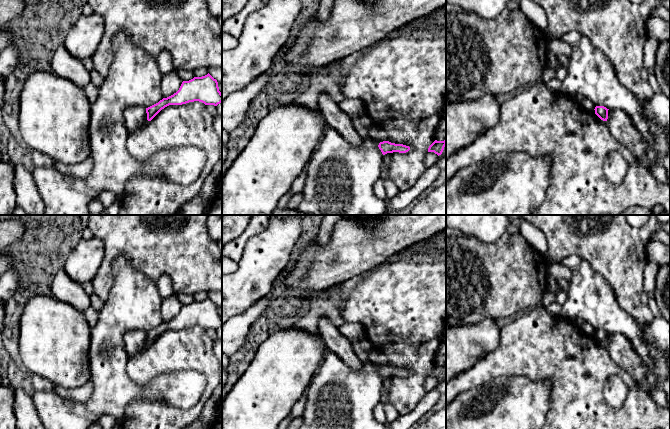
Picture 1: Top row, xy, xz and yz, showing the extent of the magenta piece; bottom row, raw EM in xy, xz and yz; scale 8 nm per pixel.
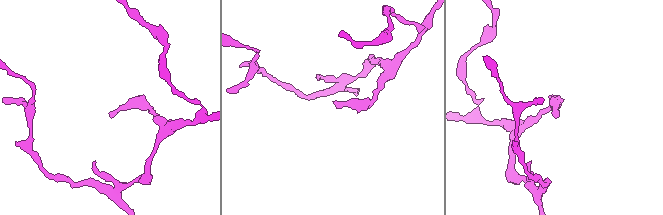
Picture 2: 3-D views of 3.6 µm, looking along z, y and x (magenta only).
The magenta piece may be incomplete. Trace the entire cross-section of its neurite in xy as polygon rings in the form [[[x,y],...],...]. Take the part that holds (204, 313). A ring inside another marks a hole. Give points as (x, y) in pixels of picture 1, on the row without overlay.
[[[209,297],[202,301],[183,305],[176,317],[146,332],[147,344],[151,345],[169,329],[182,329],[194,325],[214,330],[222,326],[222,317],[219,315],[218,306]]]

